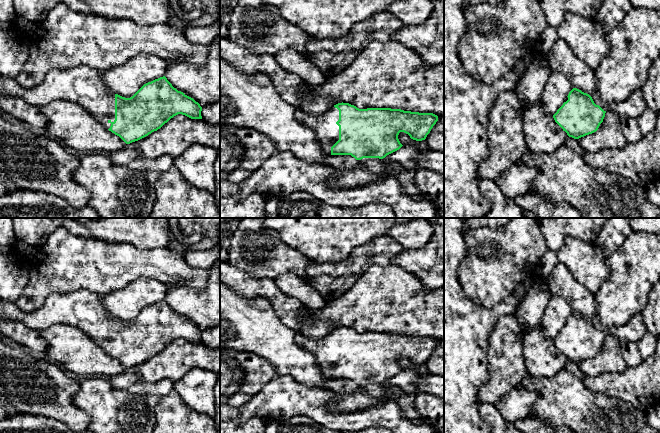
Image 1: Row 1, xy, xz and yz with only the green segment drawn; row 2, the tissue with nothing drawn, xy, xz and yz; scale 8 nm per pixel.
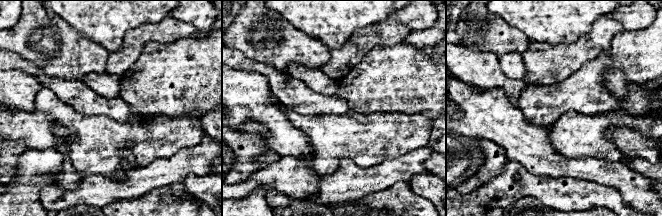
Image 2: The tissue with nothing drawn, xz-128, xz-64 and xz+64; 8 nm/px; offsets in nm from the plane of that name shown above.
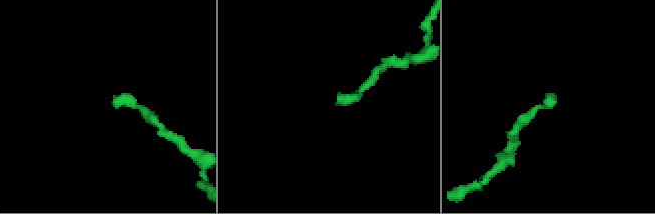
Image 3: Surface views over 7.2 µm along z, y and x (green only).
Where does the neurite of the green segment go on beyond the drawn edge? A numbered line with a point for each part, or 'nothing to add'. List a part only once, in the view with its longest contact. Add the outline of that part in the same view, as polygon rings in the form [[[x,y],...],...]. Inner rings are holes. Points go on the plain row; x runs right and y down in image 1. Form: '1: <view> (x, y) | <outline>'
1: xz (327, 355) | [[[333,330],[321,339],[310,339],[297,332],[295,341],[299,346],[315,354],[322,373],[331,379],[331,371],[339,364],[339,350],[336,348],[339,344],[339,334]]]

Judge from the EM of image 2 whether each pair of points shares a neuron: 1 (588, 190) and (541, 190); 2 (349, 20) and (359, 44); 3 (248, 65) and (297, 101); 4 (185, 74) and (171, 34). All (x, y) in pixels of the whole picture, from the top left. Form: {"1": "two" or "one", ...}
{"1": "one", "2": "two", "3": "one", "4": "two"}

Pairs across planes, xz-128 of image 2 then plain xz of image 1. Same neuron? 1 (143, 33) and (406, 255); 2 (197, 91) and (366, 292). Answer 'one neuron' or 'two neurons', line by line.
1: two neurons
2: one neuron

